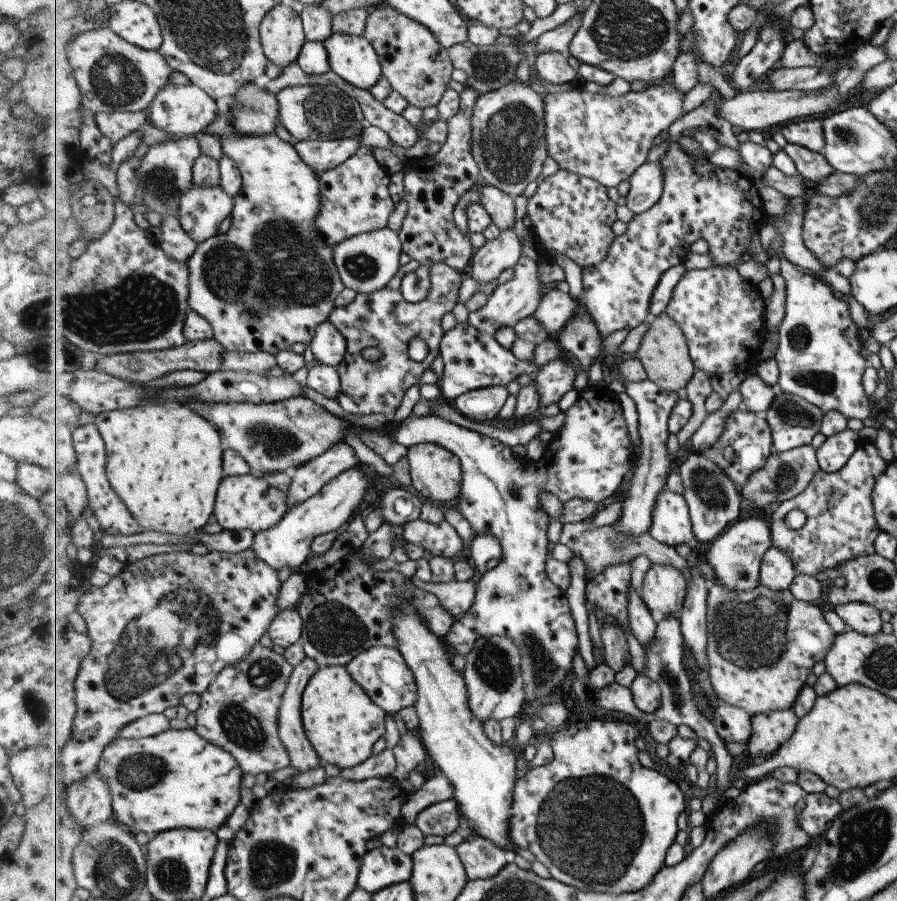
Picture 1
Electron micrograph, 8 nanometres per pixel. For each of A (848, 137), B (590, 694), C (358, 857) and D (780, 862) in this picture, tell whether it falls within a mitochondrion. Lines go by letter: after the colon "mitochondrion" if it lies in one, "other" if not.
A: mitochondrion
B: other
C: other
D: other

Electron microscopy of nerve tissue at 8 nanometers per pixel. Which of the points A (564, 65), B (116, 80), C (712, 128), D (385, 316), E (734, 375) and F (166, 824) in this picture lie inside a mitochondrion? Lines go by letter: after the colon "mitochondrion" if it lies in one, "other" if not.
A: other
B: mitochondrion
C: other
D: other
E: other
F: other

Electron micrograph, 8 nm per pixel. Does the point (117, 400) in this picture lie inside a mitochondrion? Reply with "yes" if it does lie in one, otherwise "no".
no

